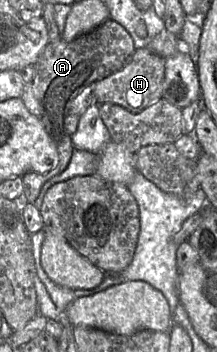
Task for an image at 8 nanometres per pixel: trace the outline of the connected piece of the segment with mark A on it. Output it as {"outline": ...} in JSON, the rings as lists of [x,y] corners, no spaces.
{"outline":[[[111,18],[71,42],[66,42],[61,38],[47,44],[33,65],[35,78],[32,84],[34,95],[40,103],[39,119],[56,146],[58,162],[46,173],[28,171],[22,175],[24,193],[20,202],[34,203],[45,182],[63,172],[67,167],[74,148],[71,136],[65,129],[64,119],[69,115],[73,99],[90,84],[122,69],[129,63],[135,50],[134,41],[129,32]]]}

